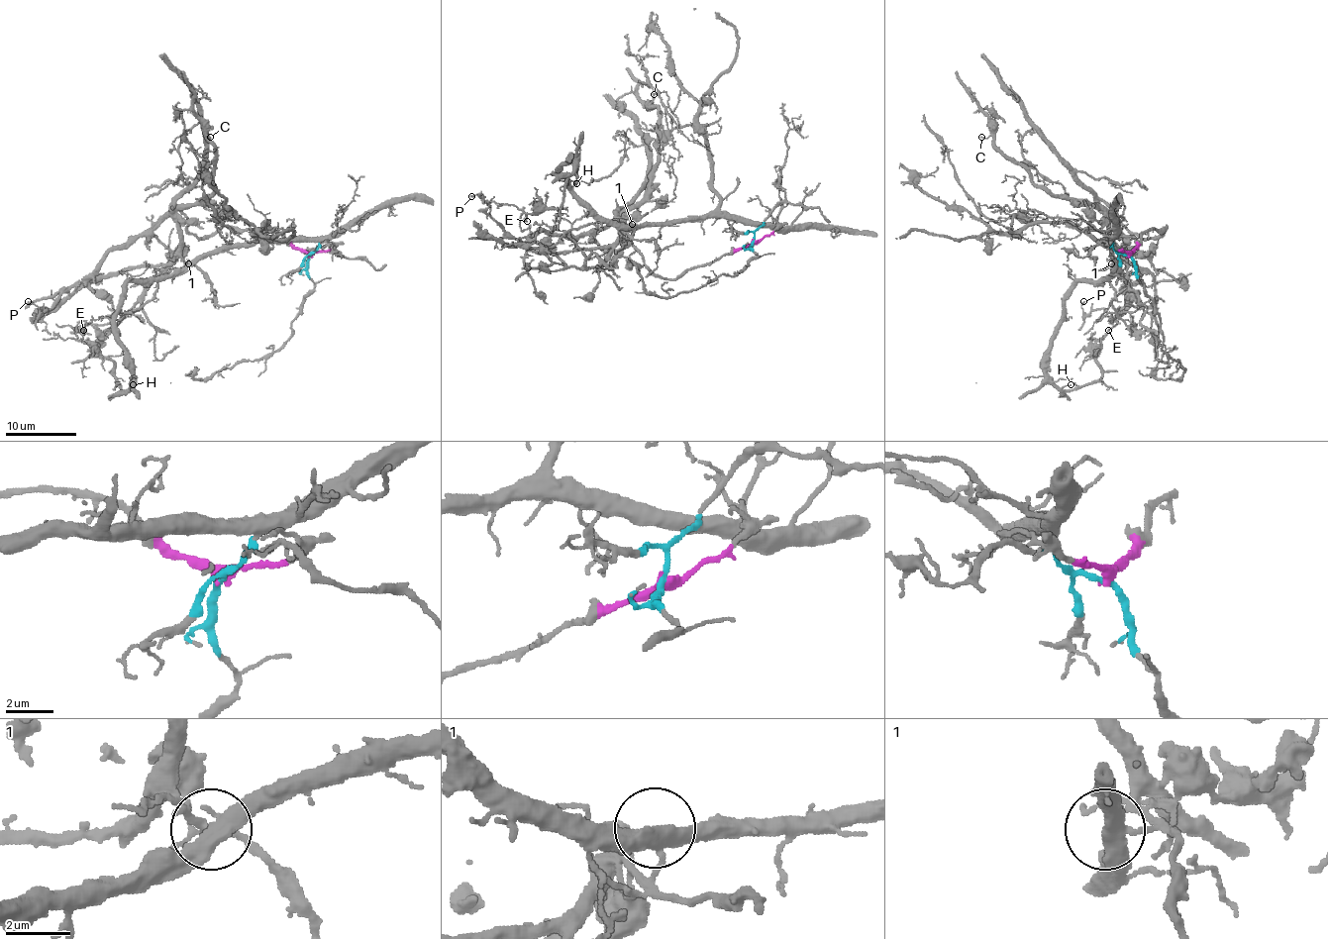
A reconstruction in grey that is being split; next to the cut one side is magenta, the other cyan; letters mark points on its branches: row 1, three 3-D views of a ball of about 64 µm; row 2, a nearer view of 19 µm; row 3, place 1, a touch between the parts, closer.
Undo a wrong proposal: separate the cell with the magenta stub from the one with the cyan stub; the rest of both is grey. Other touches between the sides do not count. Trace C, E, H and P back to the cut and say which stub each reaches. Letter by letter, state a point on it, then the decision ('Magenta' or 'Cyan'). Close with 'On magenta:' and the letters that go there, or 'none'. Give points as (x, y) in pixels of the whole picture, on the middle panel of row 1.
C: Place: (654, 94). Magenta
E: Place: (527, 221). Cyan
H: Place: (576, 183). Cyan
P: Place: (471, 196). Magenta
On magenta: C, P

